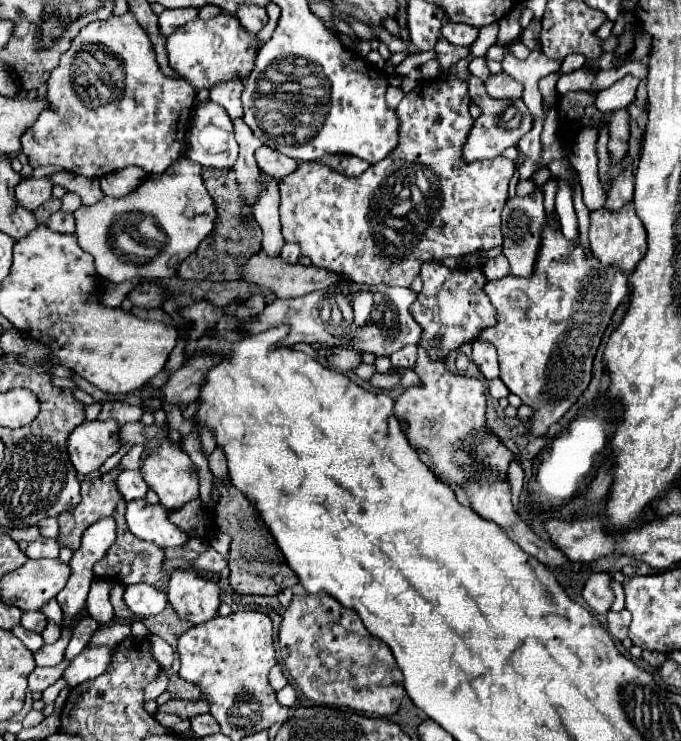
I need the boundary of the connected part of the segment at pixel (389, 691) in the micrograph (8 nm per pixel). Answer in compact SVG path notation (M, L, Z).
M294 594L294 600L286 608L280 624L278 644L280 644L280 656L286 664L288 674L294 678L302 694L314 704L350 708L350 710L362 712L362 716L392 716L396 714L400 700L406 694L402 688L402 672L398 670L390 648L382 644L378 638L374 638L372 634L368 634L362 620L354 612L342 608L338 600L334 600L332 596Z

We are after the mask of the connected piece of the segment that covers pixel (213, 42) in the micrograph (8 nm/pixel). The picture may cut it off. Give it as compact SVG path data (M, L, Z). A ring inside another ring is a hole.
M218 14L212 20L194 20L190 24L184 24L168 38L166 46L170 66L196 90L202 90L212 88L218 82L230 80L234 74L242 78L248 76L254 68L254 58L260 42L256 40L256 34L246 32L232 16Z

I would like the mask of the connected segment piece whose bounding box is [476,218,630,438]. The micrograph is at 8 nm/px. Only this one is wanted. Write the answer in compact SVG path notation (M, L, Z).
M548 218L548 224L546 224L544 234L542 234L542 246L540 246L540 254L538 254L538 260L536 260L534 276L532 276L532 278L516 278L516 276L508 274L508 276L504 276L504 278L486 282L486 284L484 284L484 292L488 294L492 306L496 308L498 320L496 320L494 326L484 328L484 330L476 336L476 340L486 340L488 344L492 344L492 346L498 350L498 362L500 362L500 378L502 378L502 382L508 386L508 390L510 390L512 394L516 394L516 396L522 398L522 404L526 404L526 406L530 406L530 408L534 410L534 414L532 414L532 418L530 418L530 430L528 430L530 436L536 436L536 438L538 438L538 436L546 436L548 428L550 428L554 422L558 422L558 420L570 410L570 406L580 398L580 394L586 390L586 386L588 386L588 382L590 382L590 376L592 376L592 360L594 360L596 350L598 350L598 346L600 346L600 338L602 338L606 326L610 324L610 318L612 318L612 312L616 310L616 306L618 306L624 298L628 298L628 294L630 294L628 280L626 280L624 272L620 272L618 268L606 268L606 266L602 266L602 264L598 262L598 258L594 258L592 254L586 254L586 252L582 250L580 242L570 242L570 240L566 240L566 238L552 226L552 222L550 222L550 218Z

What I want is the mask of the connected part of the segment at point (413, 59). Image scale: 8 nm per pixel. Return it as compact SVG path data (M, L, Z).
M435 50L415 53L412 56L407 56L400 65L396 66L394 73L401 76L406 76L412 69L418 68L420 65L425 64L428 60L435 58Z

